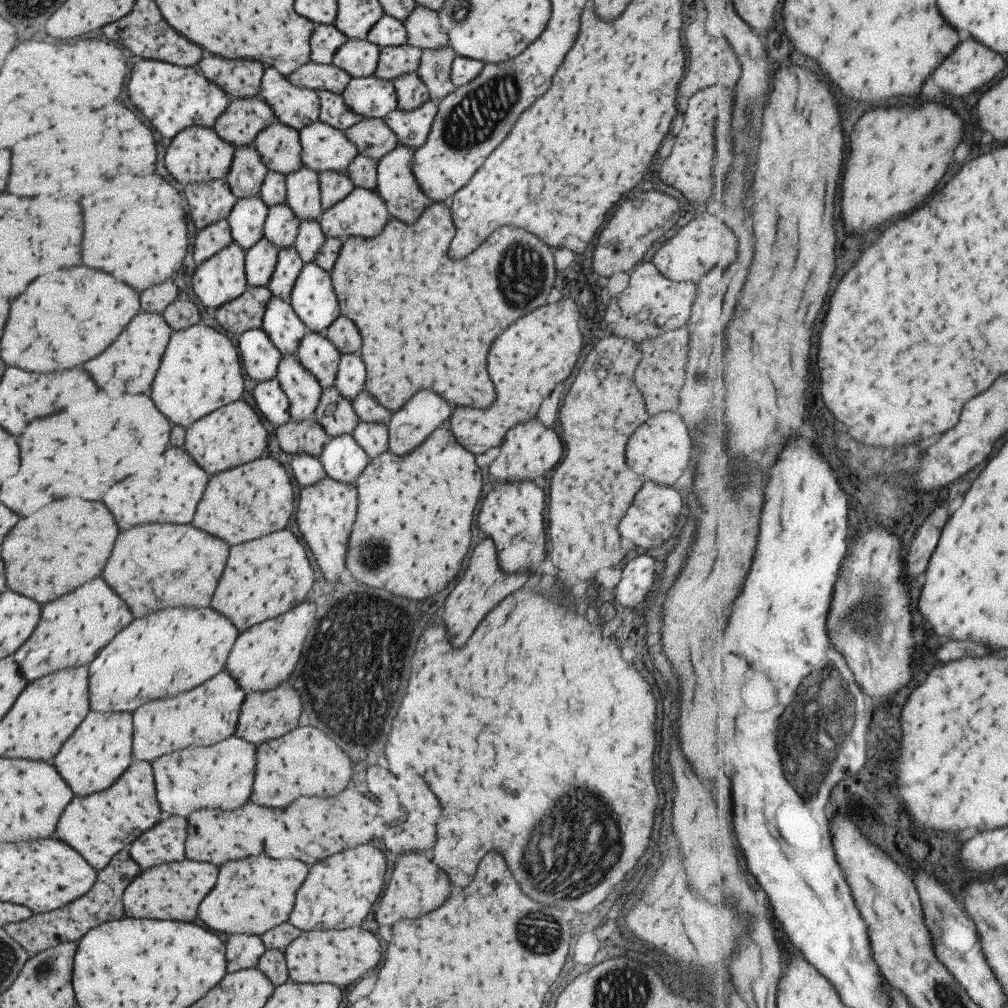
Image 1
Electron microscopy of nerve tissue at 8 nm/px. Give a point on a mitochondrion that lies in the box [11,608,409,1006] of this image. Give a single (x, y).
(45, 966)

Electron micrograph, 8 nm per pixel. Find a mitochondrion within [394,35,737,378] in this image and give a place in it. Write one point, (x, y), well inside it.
(474, 120)

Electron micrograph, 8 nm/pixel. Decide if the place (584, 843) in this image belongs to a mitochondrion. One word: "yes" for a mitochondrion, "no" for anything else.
yes

